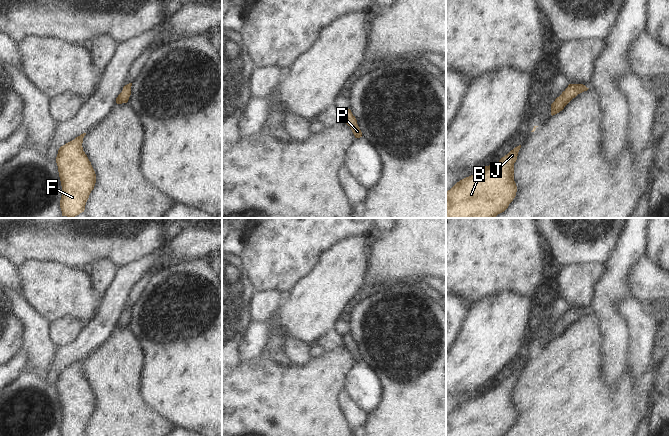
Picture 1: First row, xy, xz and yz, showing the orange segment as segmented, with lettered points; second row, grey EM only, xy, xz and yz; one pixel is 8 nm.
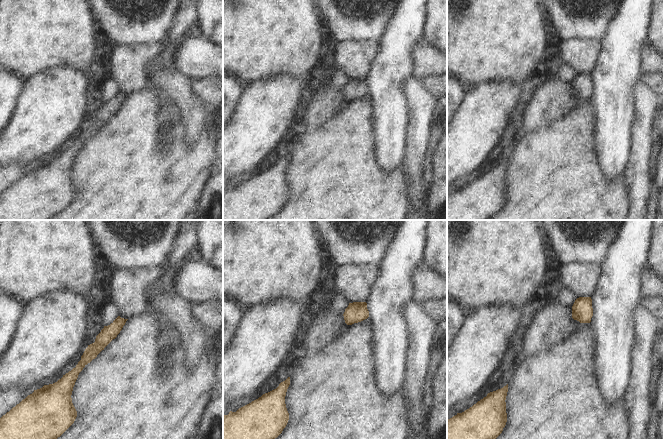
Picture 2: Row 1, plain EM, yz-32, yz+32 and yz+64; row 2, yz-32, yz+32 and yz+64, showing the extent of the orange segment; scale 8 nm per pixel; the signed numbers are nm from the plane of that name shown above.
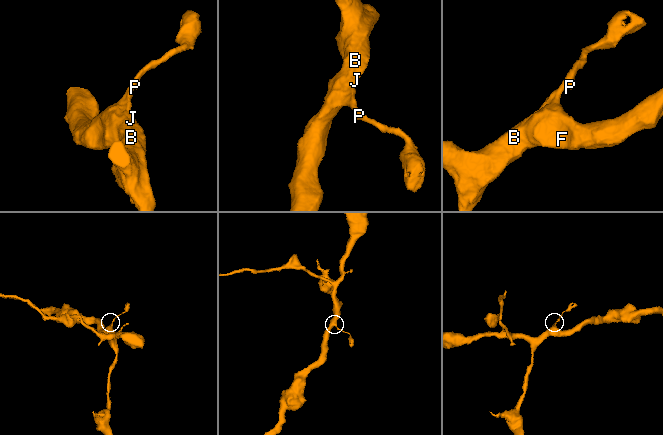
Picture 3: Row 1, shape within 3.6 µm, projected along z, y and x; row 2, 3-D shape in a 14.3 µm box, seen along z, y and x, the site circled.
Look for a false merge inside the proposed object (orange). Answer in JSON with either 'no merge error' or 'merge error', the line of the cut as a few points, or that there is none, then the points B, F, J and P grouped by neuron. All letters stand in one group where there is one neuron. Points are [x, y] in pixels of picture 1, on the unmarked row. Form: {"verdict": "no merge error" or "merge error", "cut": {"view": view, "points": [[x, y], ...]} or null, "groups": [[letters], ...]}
{"verdict": "no merge error", "cut": null, "groups": [["B", "F", "J", "P"]]}

